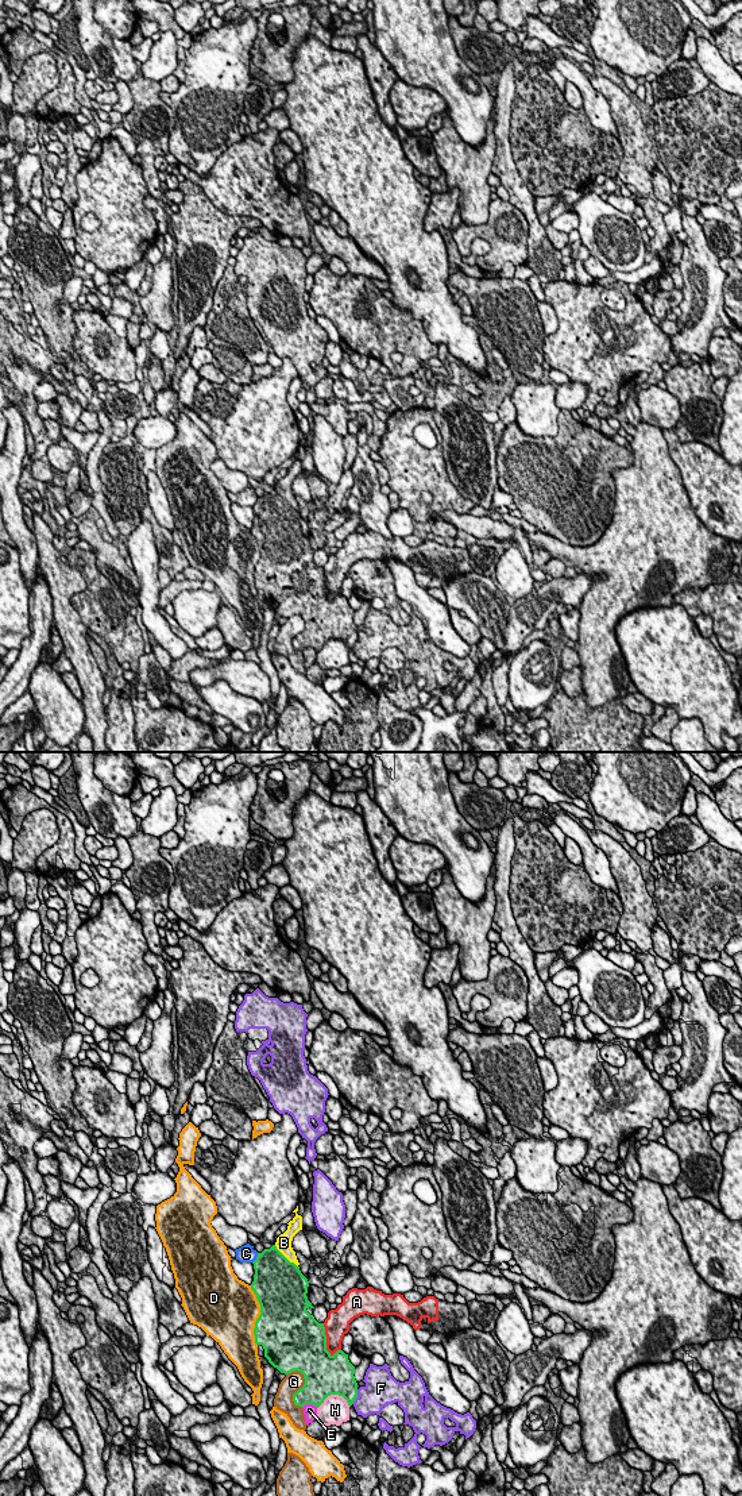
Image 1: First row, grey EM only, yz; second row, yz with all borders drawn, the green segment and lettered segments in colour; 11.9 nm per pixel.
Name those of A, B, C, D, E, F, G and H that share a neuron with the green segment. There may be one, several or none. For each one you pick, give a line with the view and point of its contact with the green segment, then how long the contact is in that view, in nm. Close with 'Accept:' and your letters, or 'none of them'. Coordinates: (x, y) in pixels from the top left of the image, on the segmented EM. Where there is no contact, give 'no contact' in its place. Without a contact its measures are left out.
B: meets green in yz at (285, 1257); contact 380 nm long
Accept: B

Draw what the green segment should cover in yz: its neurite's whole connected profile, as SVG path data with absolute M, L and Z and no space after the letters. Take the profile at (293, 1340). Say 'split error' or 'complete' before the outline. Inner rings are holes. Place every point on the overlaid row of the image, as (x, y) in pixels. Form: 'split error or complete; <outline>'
split error; M298 1206L293 1211L295 1217L287 1223L287 1230L270 1249L258 1253L254 1261L255 1275L251 1289L260 1304L260 1315L254 1329L255 1343L263 1346L264 1357L281 1373L289 1374L298 1370L304 1374L304 1387L293 1395L295 1406L313 1404L318 1408L328 1396L339 1395L351 1407L358 1397L355 1366L343 1350L337 1350L333 1356L326 1350L324 1323L318 1323L306 1310L314 1308L306 1296L309 1281L301 1273L291 1248L293 1237L302 1230L302 1217L297 1211Z

